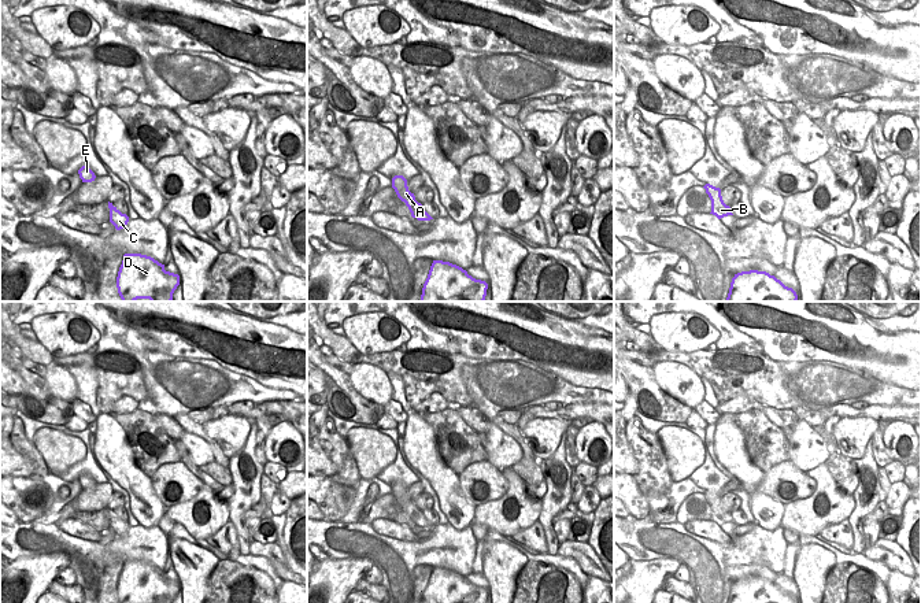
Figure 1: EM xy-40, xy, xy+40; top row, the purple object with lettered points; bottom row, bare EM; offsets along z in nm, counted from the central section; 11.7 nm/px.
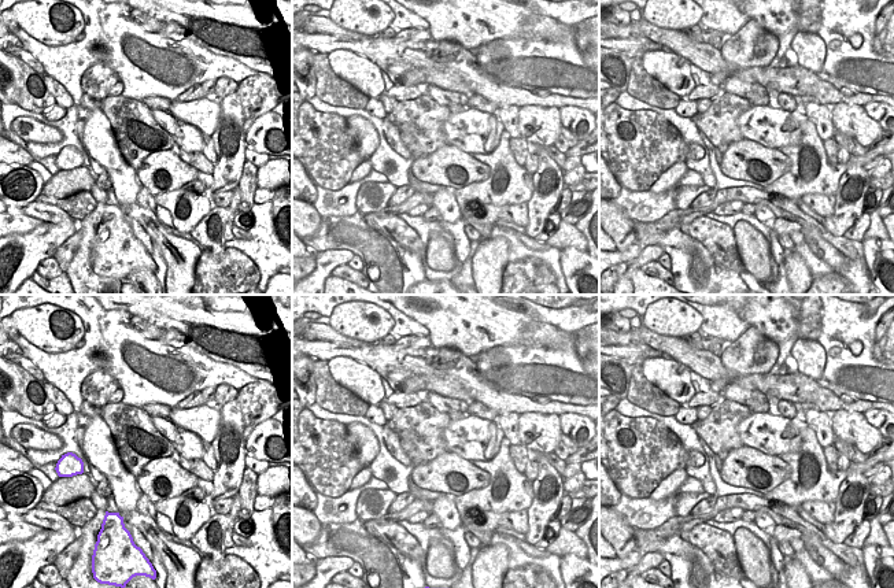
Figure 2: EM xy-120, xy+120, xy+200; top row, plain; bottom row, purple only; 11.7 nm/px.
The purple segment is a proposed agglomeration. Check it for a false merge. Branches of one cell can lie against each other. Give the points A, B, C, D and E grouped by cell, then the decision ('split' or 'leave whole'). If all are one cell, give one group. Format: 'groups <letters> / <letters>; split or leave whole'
groups A B C D E; leave whole

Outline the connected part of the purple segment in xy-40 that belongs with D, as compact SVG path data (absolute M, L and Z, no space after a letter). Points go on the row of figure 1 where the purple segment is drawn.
M125 254L116 277L116 288L122 302L149 299L171 302L180 285L180 275L166 271L164 264L141 254Z

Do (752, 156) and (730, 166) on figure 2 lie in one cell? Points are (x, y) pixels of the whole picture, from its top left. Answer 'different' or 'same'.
same

